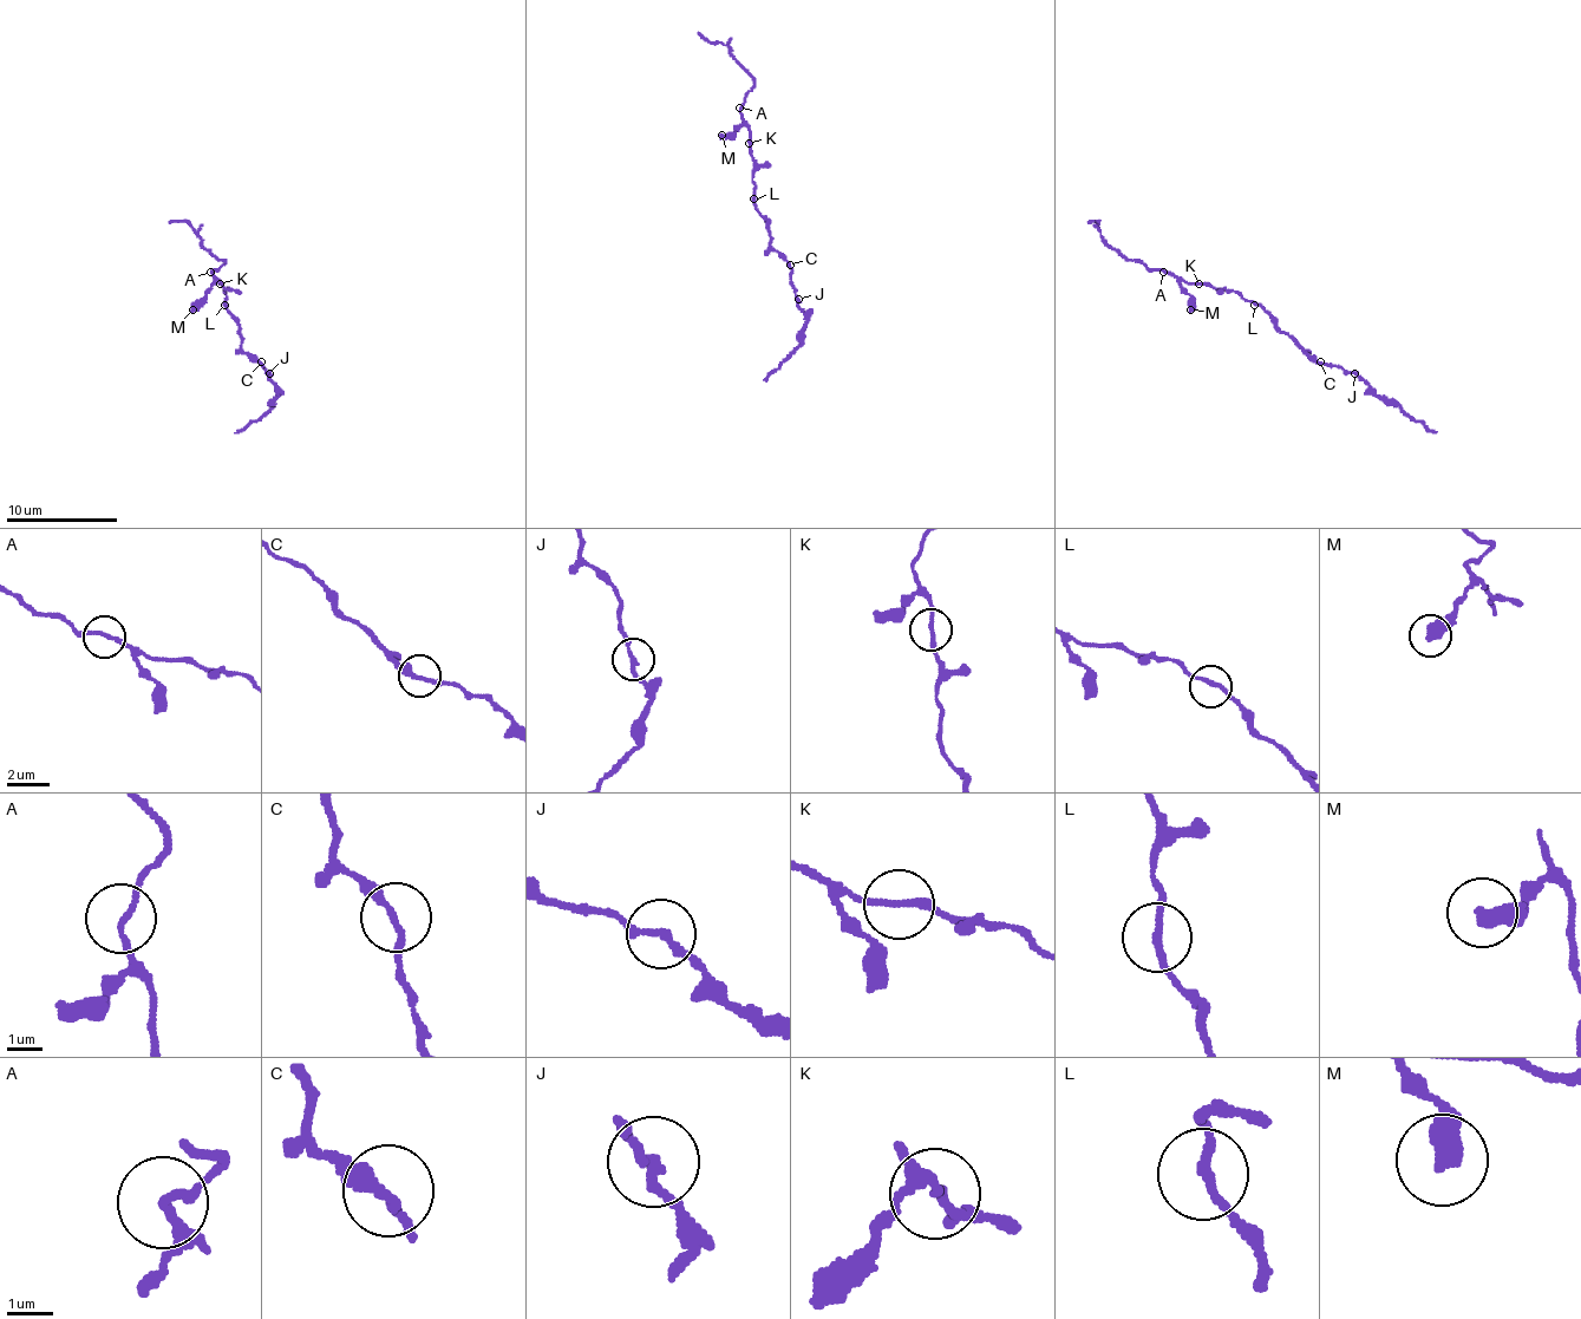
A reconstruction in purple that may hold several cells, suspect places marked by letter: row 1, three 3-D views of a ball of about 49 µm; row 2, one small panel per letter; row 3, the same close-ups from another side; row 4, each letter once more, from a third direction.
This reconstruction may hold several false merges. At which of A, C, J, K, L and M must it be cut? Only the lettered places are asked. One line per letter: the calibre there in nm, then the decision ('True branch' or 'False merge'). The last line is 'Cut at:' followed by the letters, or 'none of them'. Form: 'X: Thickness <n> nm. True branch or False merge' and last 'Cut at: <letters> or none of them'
A: Thickness 160 nm. True branch
C: Thickness 240 nm. True branch
J: Thickness 200 nm. False merge
K: Thickness 190 nm. True branch
L: Thickness 190 nm. True branch
M: Thickness 550 nm. True branch
Cut at: J

